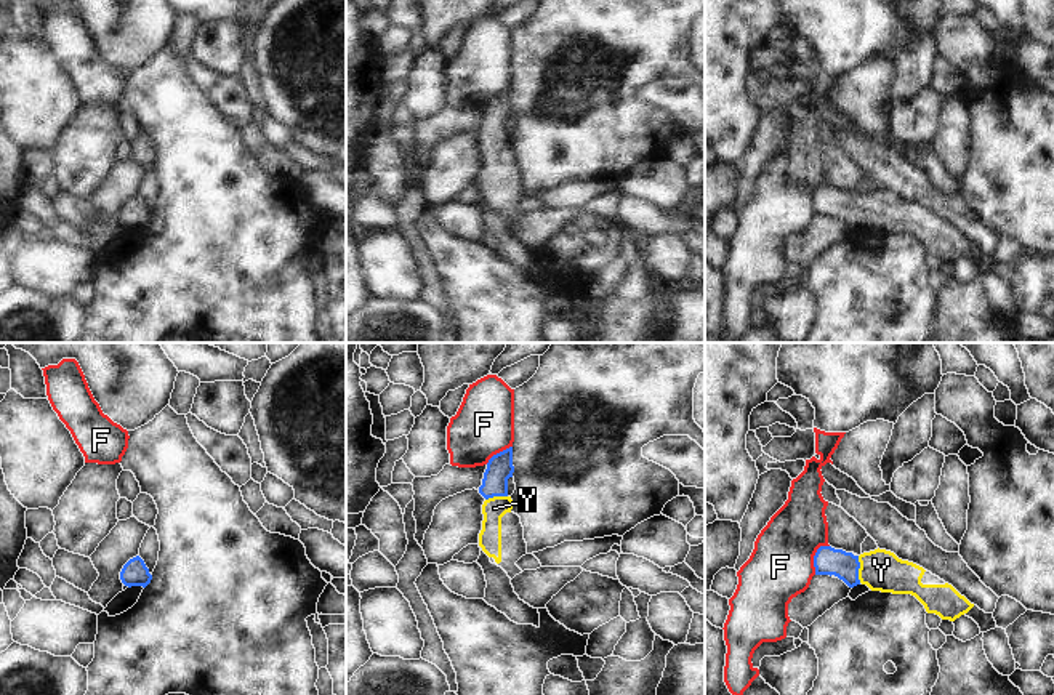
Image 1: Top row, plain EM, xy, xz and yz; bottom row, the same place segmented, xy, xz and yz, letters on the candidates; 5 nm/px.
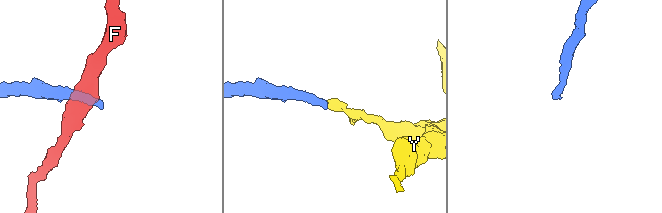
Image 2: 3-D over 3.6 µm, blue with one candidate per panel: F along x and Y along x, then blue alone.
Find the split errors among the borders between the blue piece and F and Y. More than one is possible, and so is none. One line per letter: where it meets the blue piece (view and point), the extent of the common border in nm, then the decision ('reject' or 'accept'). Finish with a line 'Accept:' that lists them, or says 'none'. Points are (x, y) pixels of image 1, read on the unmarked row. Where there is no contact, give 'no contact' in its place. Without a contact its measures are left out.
F: contact yz (814, 197); length 170 nm; reject
Y: contact yz (859, 208); length 140 nm; accept
Accept: Y

